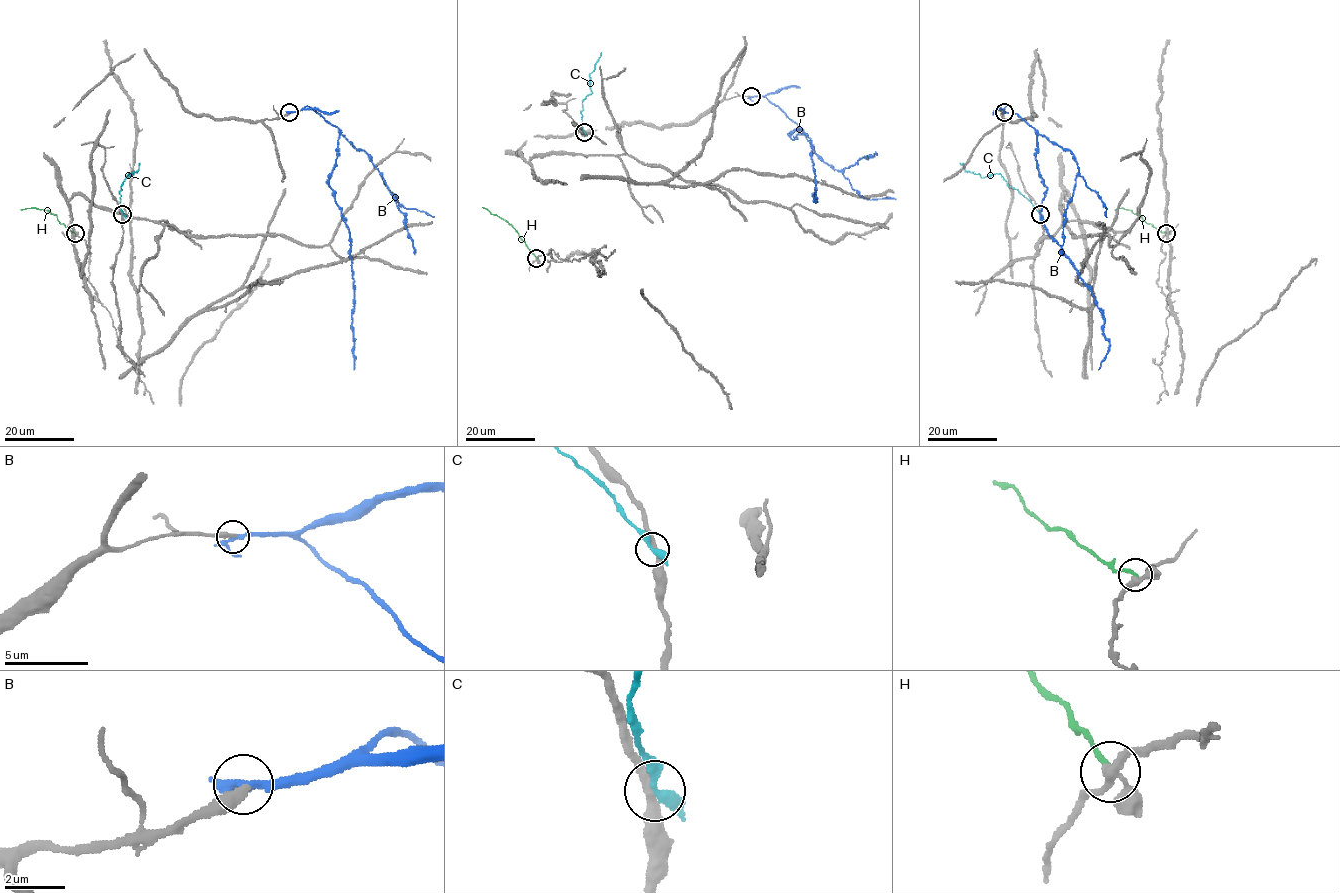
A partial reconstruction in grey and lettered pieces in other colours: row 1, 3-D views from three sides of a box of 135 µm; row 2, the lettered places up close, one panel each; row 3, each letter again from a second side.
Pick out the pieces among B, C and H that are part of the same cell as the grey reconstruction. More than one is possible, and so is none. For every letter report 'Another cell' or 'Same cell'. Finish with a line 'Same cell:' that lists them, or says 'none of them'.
B: Same cell
C: Another cell
H: Another cell
Same cell: B

